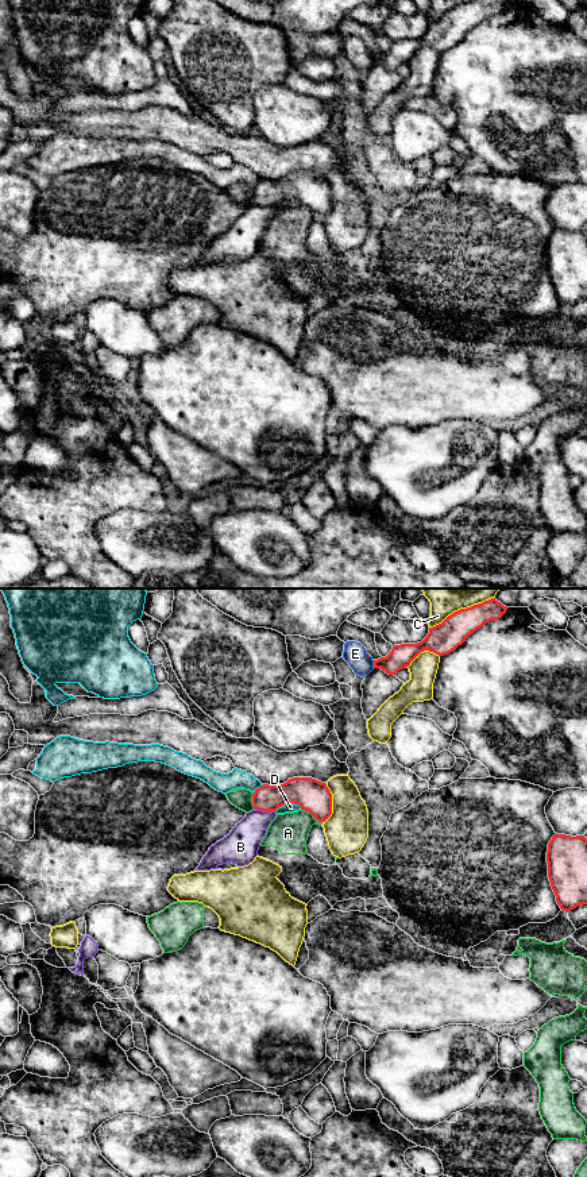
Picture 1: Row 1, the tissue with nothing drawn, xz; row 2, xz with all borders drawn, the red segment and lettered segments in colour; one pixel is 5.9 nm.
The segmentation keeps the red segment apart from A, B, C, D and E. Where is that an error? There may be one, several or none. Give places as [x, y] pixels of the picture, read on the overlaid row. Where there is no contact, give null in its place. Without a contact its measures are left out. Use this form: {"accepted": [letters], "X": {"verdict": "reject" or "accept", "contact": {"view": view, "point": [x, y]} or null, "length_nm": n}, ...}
{"accepted": [], "A": {"verdict": "reject", "contact": {"view": "xz", "point": [312, 814]}, "length_nm": 160}, "B": {"verdict": "reject", "contact": {"view": "xz", "point": [265, 810]}, "length_nm": 120}, "C": {"verdict": "reject", "contact": {"view": "xz", "point": [460, 609]}, "length_nm": 420}, "D": {"verdict": "reject", "contact": {"view": "xz", "point": [288, 803]}, "length_nm": 170}, "E": {"verdict": "reject", "contact": {"view": "xz", "point": [374, 664]}, "length_nm": 50}}

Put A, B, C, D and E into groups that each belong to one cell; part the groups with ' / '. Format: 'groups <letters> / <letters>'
groups A / B / C / D / E

